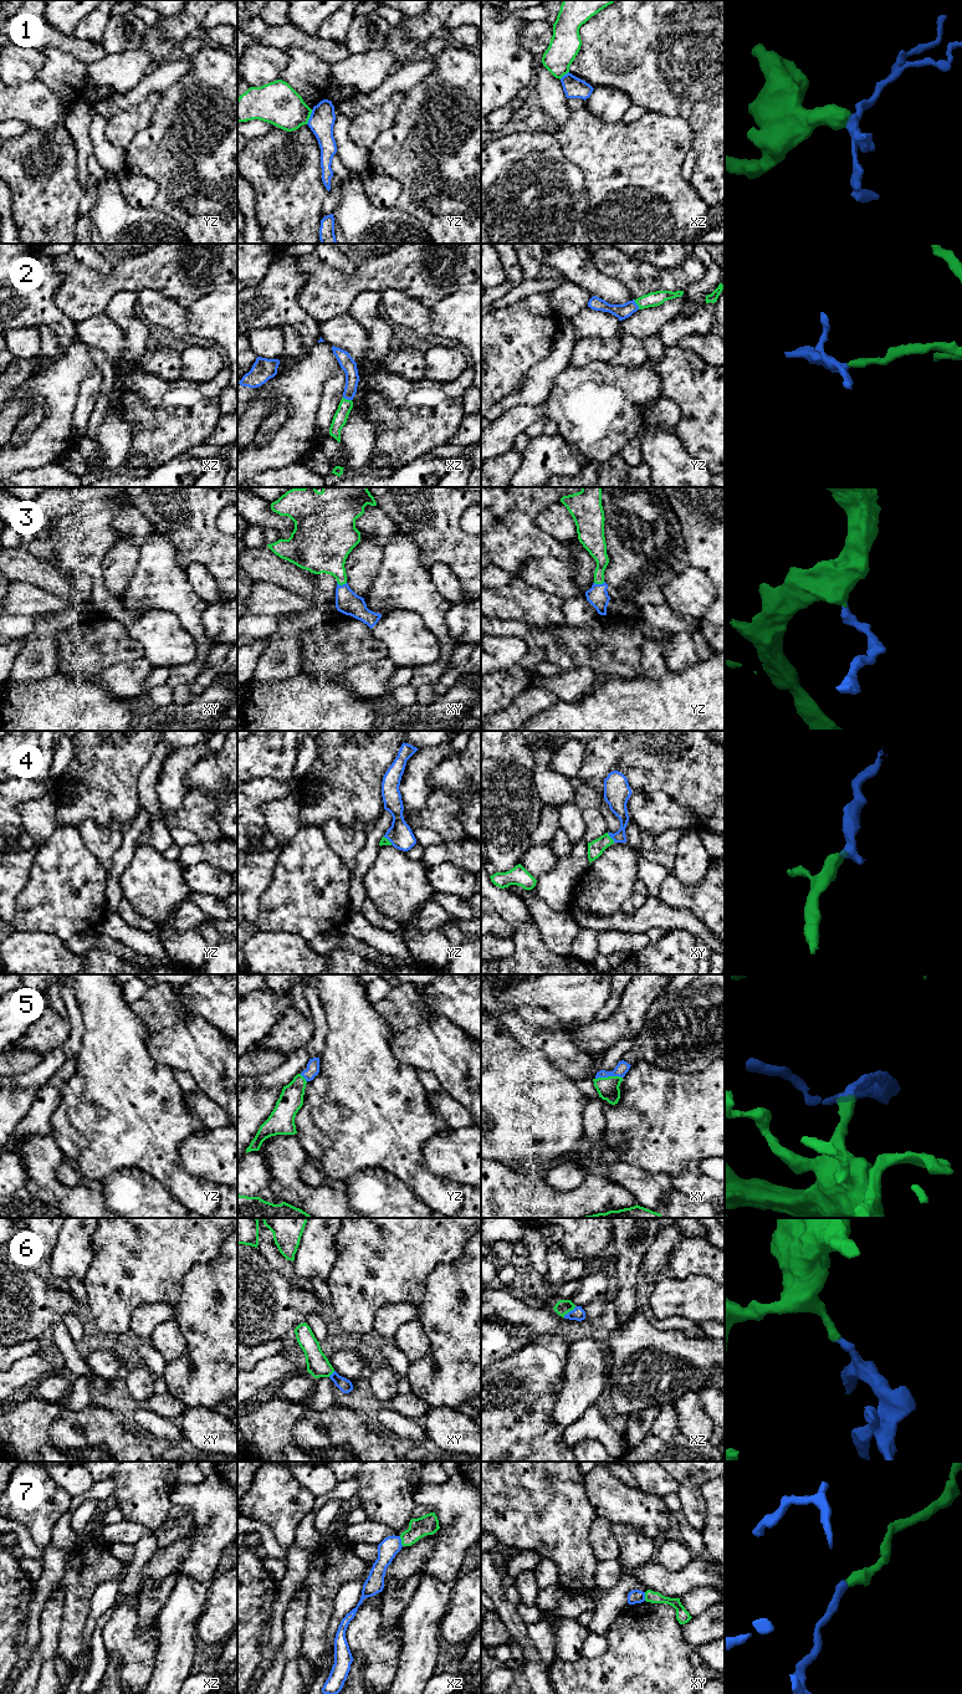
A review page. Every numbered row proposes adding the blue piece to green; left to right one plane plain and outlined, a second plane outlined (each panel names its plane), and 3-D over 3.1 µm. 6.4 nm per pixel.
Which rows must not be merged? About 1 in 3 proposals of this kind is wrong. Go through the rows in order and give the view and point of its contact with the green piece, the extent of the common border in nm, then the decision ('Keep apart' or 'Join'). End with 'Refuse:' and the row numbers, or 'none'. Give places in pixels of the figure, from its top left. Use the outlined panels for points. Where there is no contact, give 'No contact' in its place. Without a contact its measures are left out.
1: Touches green at yz (308, 117). Shared border 100 nm. Keep apart
2: Touches green at yz (636, 303). Shared border 80 nm. Join
3: Touches green at yz (599, 583). Shared border 70 nm. Join
4: Touches green at xy (610, 838). Shared border 80 nm. Join
5: Touches green at xy (608, 1076). Shared border 180 nm. Join
6: Touches green at xz (569, 1310). Shared border 110 nm. Join
7: Touches green at xz (402, 1541). Shared border 70 nm. Keep apart
Refuse: 1, 7

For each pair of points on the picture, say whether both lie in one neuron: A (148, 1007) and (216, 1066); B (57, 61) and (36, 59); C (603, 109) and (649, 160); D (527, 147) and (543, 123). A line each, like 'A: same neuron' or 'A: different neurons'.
A: same neuron
B: different neurons
C: different neurons
D: different neurons

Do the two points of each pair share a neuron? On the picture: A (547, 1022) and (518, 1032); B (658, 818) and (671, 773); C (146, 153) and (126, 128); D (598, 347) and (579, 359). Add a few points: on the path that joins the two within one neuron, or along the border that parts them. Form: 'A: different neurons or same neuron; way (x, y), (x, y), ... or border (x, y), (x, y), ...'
A: different neurons; border (517, 1011), (535, 1024), (547, 1029), (563, 1029)
B: different neurons; border (636, 791), (664, 791), (676, 802), (690, 809)
C: different neurons; border (152, 114), (152, 119), (134, 134), (124, 149)
D: same neuron; way (593, 348), (584, 354)

